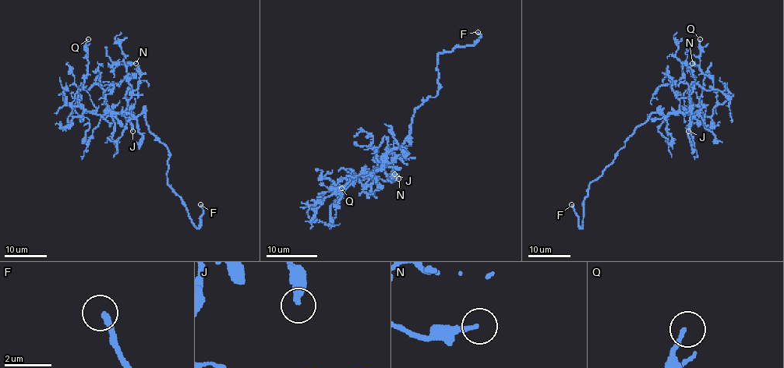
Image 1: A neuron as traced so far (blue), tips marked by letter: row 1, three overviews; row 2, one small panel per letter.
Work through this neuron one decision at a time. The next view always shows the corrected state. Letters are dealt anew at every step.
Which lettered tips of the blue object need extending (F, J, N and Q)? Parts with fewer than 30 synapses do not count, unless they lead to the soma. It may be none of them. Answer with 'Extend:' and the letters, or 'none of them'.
Extend: F

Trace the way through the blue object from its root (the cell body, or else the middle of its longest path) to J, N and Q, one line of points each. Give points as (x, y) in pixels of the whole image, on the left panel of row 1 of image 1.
J: (146, 120), (143, 113), (133, 116), (125, 112), (127, 99), (124, 97), (128, 100), (132, 131)
N: (146, 120), (143, 113), (114, 113), (104, 95), (127, 76), (122, 61), (114, 65), (113, 68), (135, 63)
Q: (146, 120), (143, 113), (136, 116), (114, 113), (97, 84), (88, 90), (82, 87), (88, 68), (88, 39)

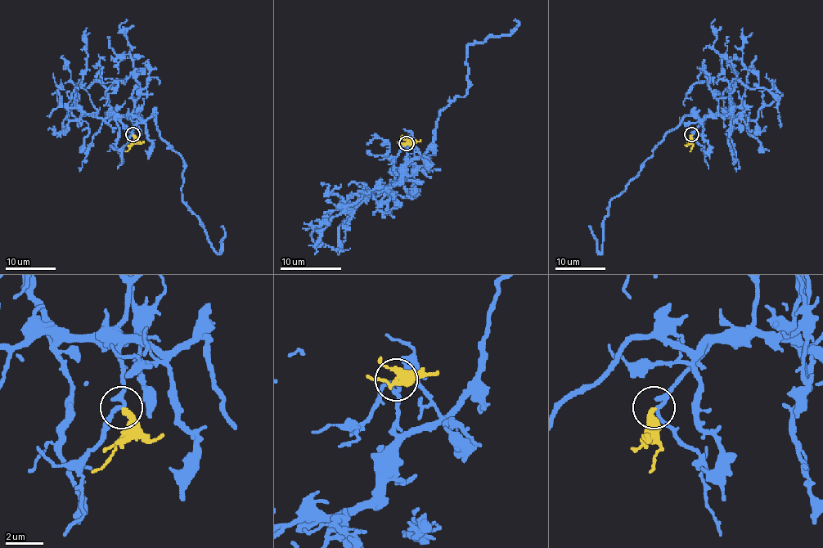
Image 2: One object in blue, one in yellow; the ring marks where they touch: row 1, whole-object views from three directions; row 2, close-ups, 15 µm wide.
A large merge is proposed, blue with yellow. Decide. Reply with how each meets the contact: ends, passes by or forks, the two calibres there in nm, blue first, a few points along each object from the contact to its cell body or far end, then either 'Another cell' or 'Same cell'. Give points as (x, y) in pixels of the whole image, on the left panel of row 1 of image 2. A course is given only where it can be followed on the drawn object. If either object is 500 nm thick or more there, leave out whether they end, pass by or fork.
At the ring blue forks. At the ring yellow ends. Thickness 180 nm (blue) against 320 nm. Course of blue: (132, 135), (133, 117), (155, 117), (159, 133), (184, 163), (182, 199), (218, 253), (224, 235), (222, 226). Course of yellow: (132, 135), (133, 142), (125, 151). Same cell

